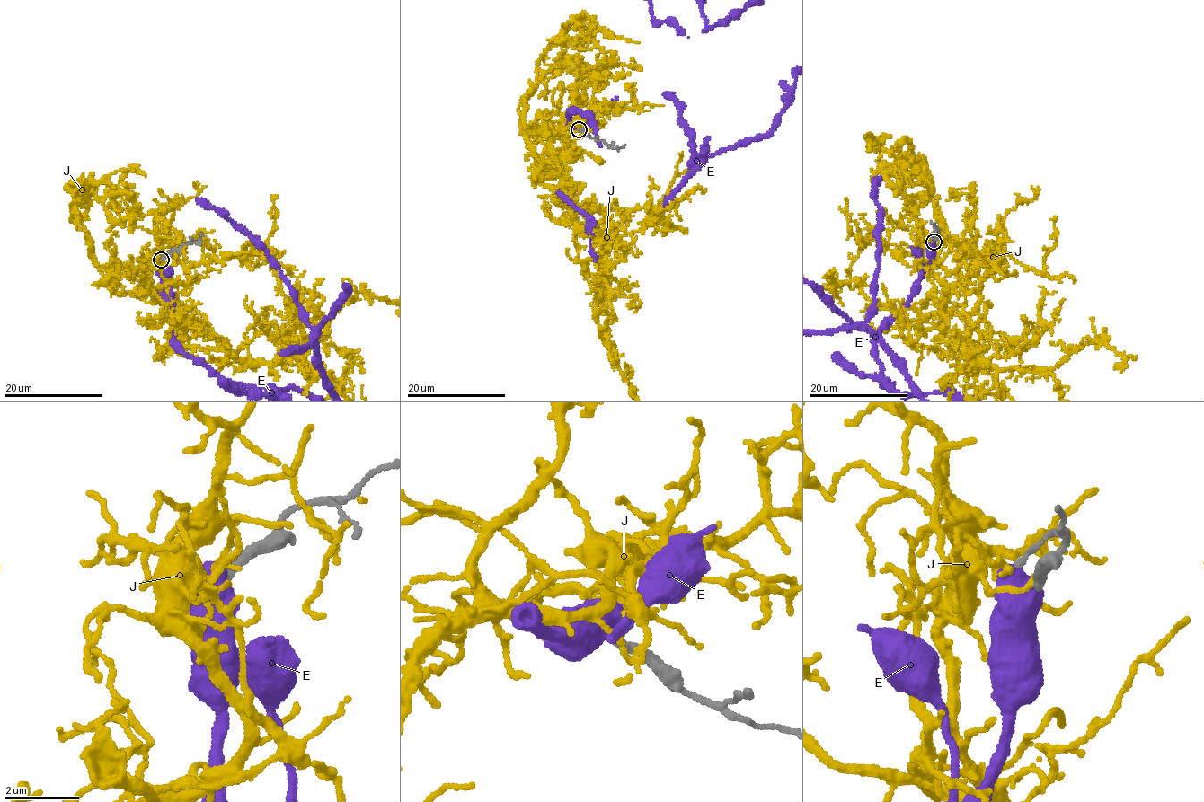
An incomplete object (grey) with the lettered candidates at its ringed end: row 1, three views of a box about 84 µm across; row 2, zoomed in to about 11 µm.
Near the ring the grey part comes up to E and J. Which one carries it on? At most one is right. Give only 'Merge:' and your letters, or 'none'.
Merge: none

